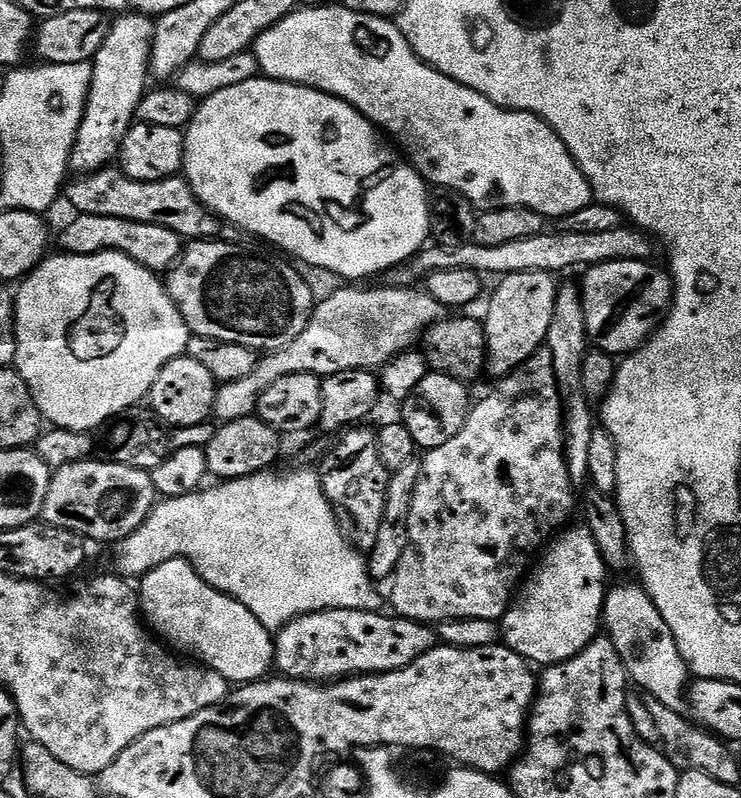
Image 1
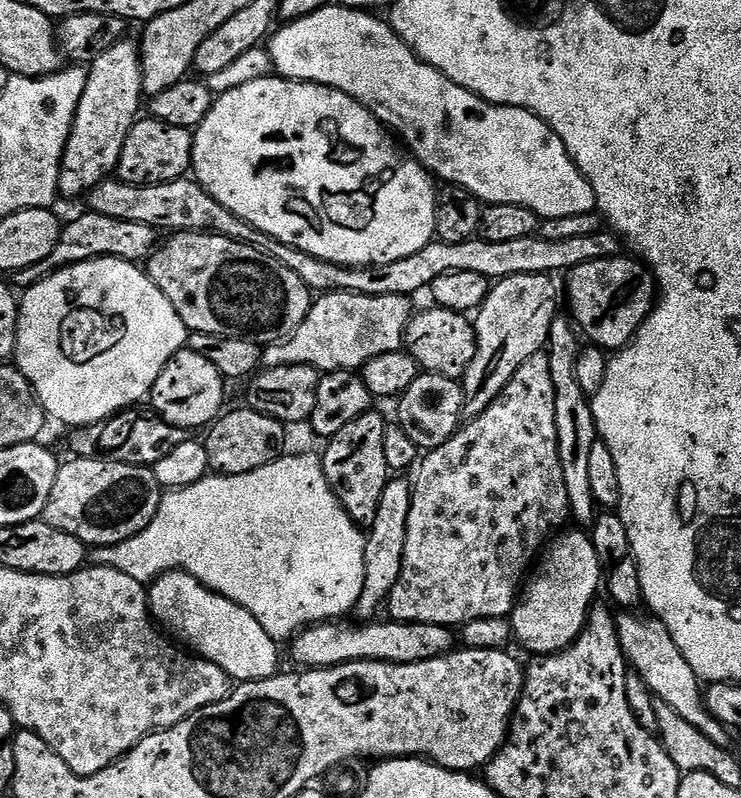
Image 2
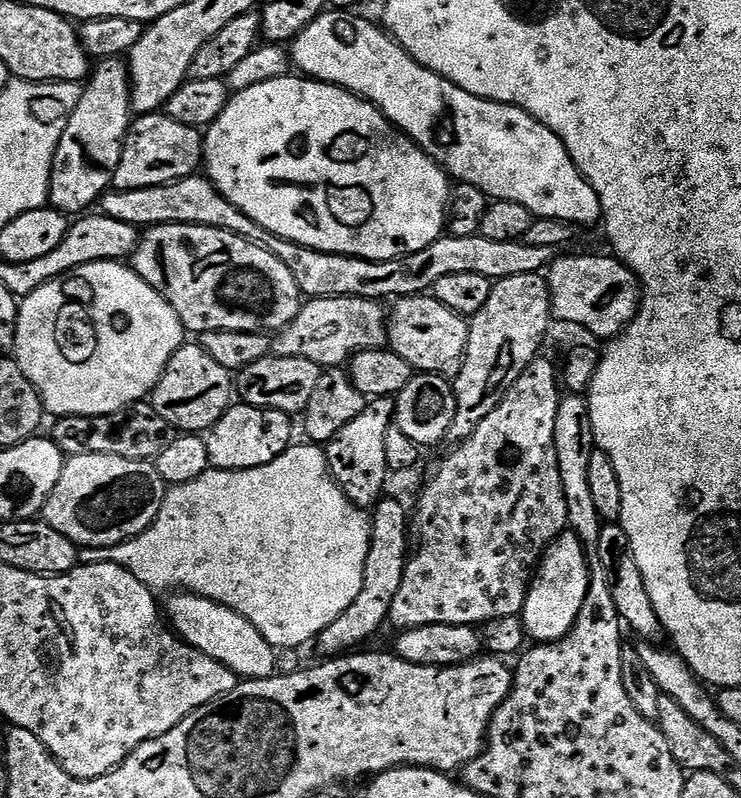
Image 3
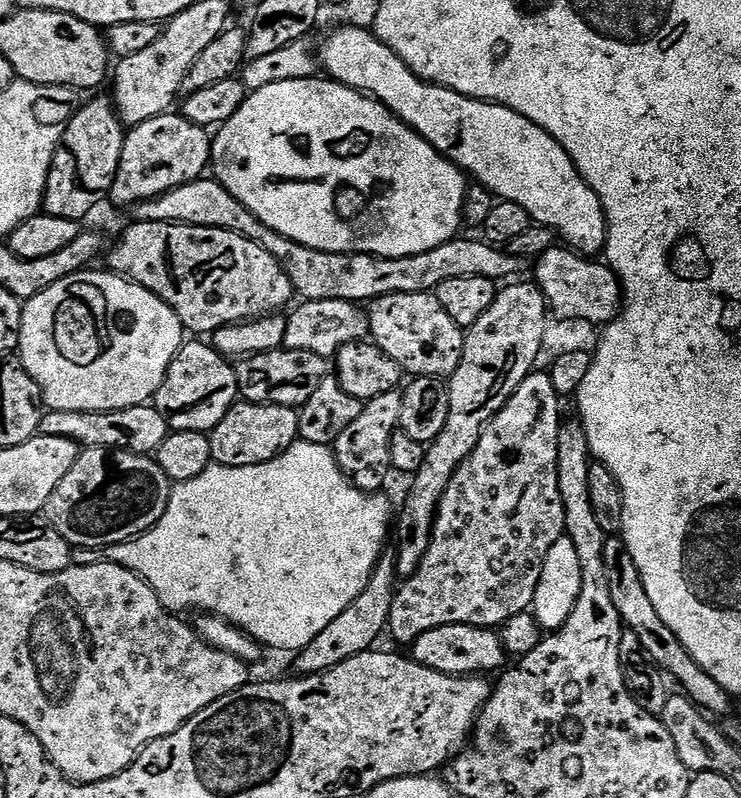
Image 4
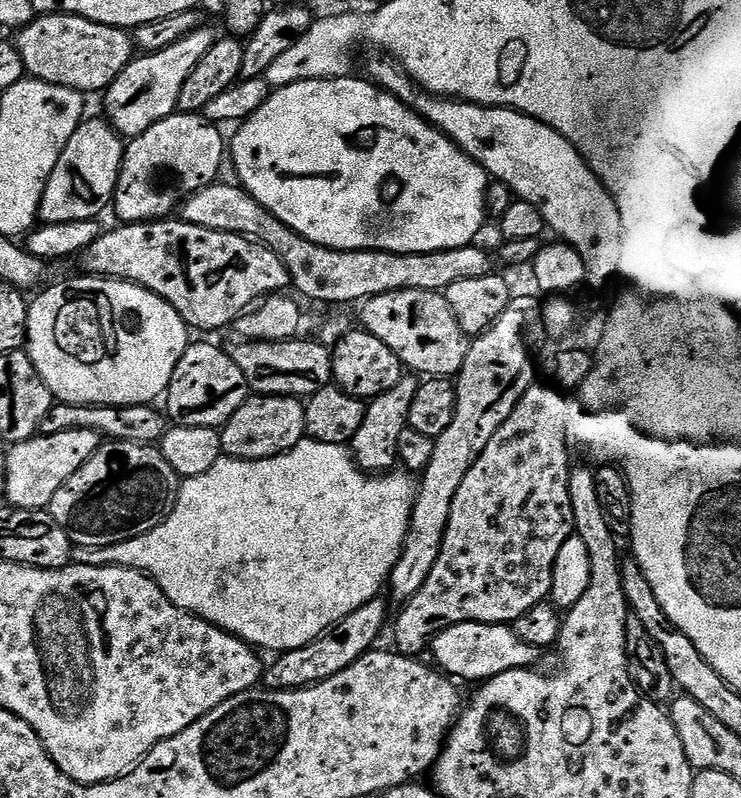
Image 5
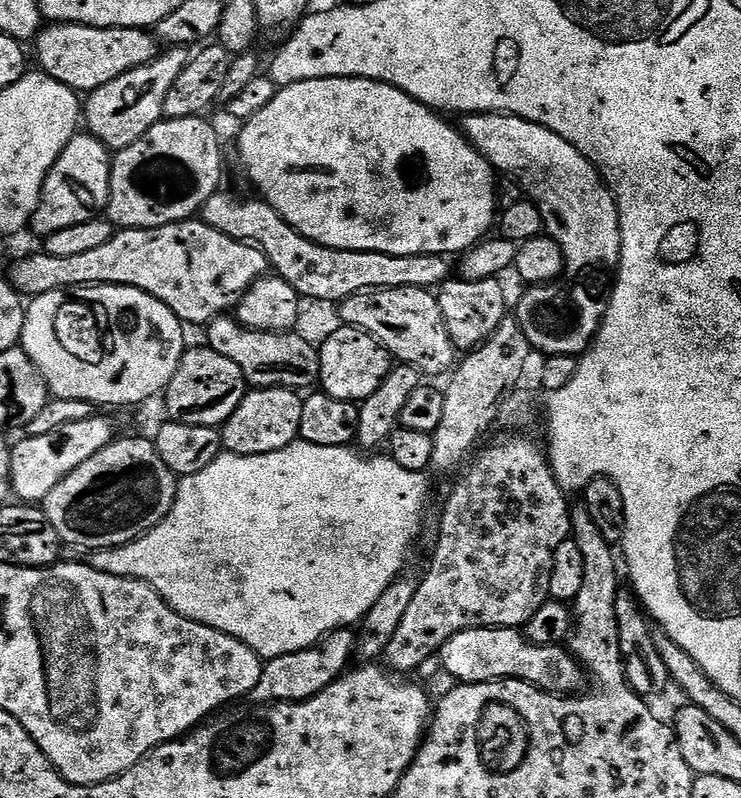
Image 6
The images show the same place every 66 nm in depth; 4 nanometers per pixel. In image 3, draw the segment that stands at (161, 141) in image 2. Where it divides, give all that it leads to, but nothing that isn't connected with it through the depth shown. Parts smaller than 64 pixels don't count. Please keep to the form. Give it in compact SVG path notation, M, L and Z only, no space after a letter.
M144 114L133 119L124 140L118 170L114 170L112 188L117 192L146 190L172 184L197 175L204 159L204 138L199 128L174 121L165 114Z

